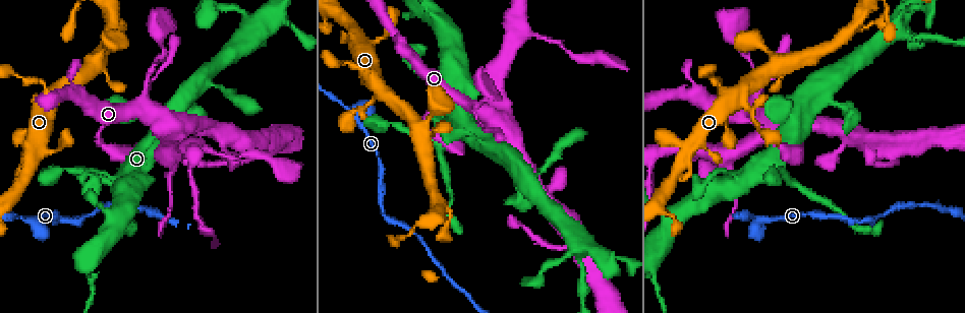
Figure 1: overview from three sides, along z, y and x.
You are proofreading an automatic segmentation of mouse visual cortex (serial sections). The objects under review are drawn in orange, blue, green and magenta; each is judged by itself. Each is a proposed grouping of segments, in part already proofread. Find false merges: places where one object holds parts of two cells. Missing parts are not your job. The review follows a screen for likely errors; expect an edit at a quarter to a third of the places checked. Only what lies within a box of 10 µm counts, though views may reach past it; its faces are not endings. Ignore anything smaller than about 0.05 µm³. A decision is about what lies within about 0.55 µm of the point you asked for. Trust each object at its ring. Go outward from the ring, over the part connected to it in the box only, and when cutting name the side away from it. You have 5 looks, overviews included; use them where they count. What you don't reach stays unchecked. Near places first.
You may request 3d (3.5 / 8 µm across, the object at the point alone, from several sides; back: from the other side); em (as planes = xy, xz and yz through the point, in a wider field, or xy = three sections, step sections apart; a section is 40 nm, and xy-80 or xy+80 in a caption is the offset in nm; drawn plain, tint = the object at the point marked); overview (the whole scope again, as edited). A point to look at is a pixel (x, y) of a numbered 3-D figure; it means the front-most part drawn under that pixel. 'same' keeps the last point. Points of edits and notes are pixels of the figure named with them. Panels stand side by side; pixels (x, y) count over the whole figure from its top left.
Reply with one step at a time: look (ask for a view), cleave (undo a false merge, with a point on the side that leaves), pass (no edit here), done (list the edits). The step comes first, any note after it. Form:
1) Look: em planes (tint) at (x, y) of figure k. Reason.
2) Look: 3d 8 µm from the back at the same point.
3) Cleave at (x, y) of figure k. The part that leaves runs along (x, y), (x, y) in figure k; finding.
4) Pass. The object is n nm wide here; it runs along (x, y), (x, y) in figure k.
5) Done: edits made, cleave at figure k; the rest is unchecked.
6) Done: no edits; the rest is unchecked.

Look: 3d 3.5 µm from the back at (30, 221) of figure 1. A fork.

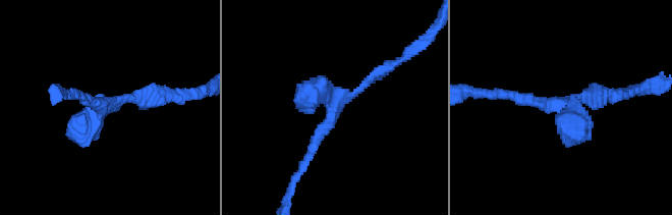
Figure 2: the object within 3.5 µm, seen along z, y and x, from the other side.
Look: em xy step 5 (tint) at (107, 105) of figure 2.

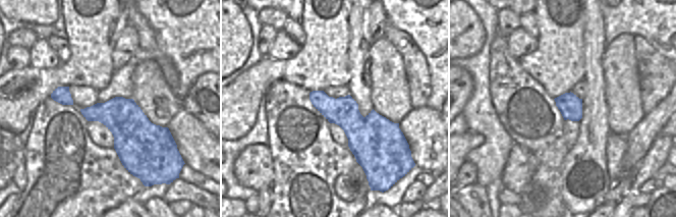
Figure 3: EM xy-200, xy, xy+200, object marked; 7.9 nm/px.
Pass. It runs along (503, 95), (568, 107), (568, 145) in figure 2; one cell here.

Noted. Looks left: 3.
Look: 3d 8 µm from the back at (771, 78) of figure 1. Sudden change in width.

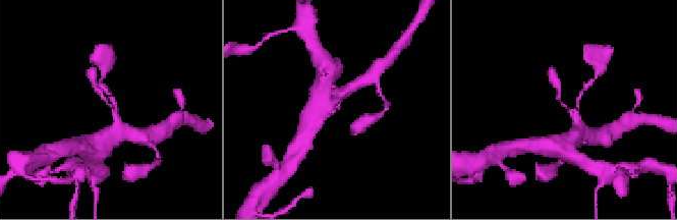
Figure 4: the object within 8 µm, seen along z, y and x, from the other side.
Look: 3d 3.5 µm from the back at the same point.

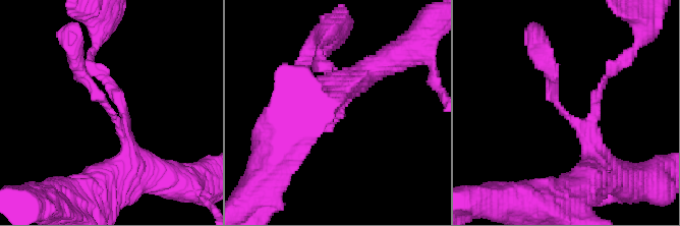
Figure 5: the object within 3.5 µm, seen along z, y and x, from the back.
Look: em xy step 5 (tint) at (567, 115) of figure 5. 3 arms meet here; the arms are 150, 150, 250 nm wide.

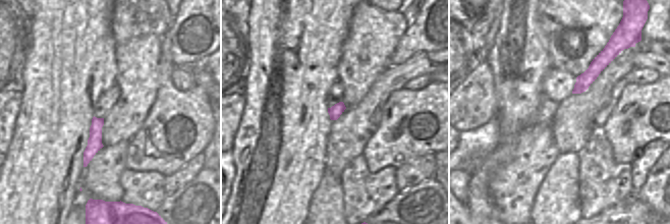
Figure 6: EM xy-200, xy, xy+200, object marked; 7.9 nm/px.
Pass. It runs along (133, 164), (127, 135), (77, 64) in figure 5; one cell here.

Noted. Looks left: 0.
Done: no edits; the rest is unchecked.

